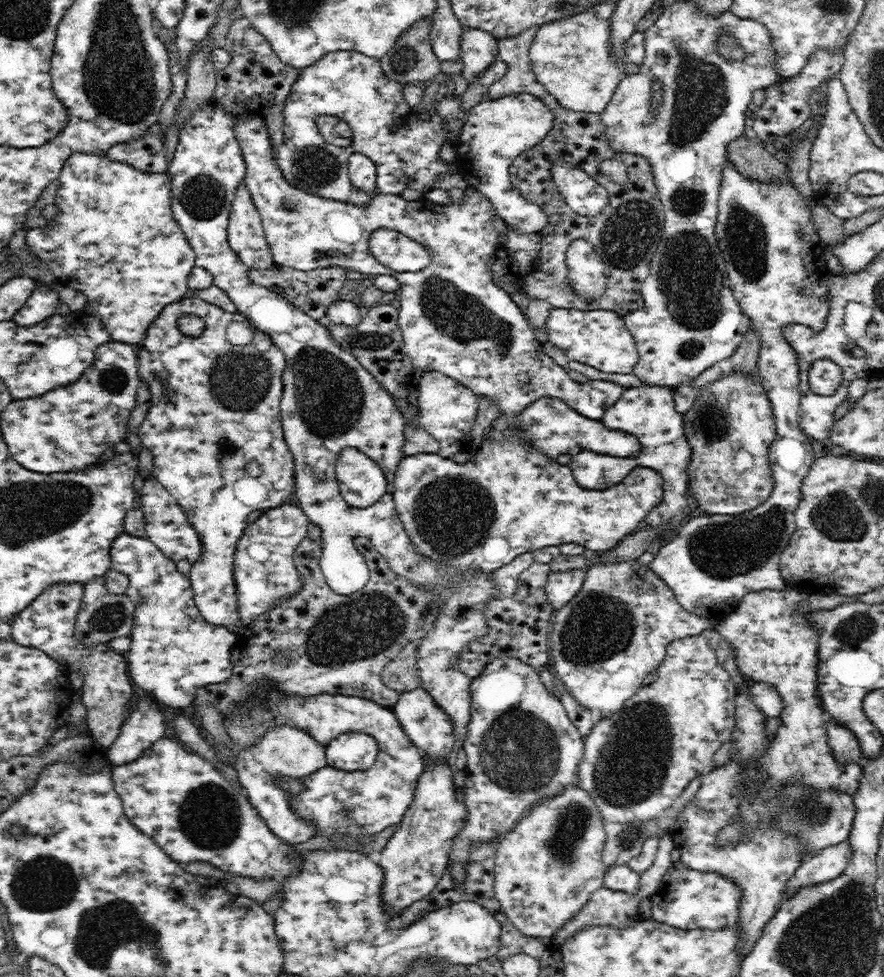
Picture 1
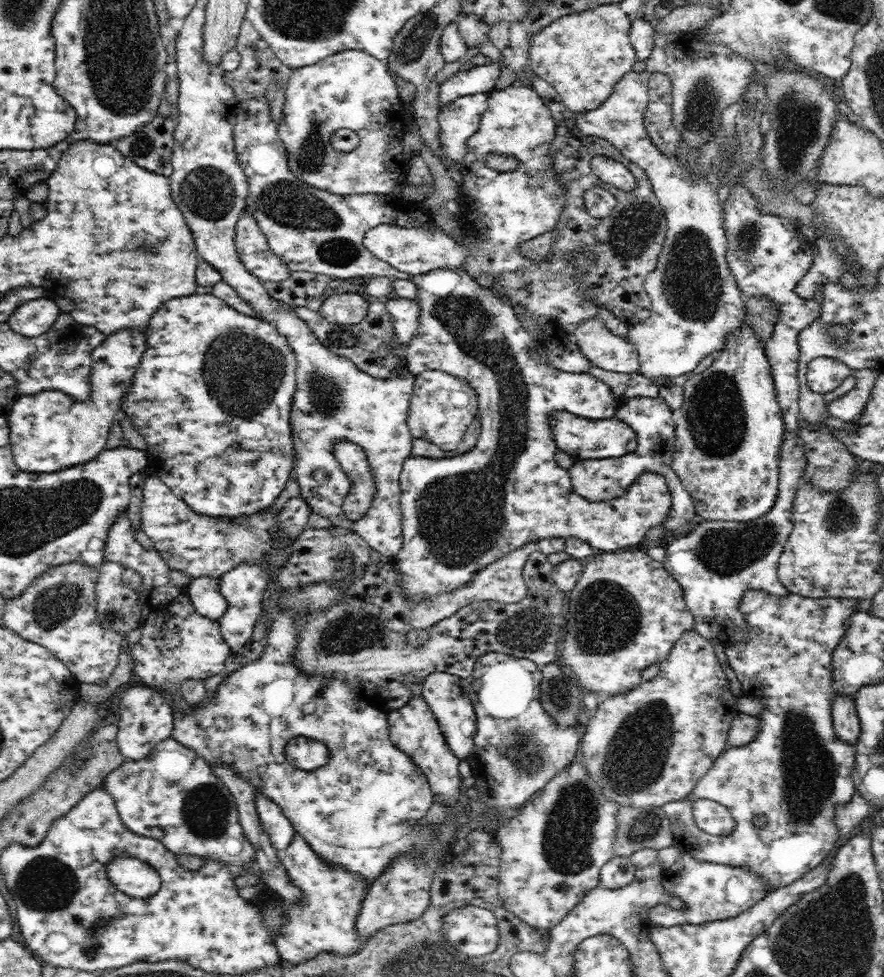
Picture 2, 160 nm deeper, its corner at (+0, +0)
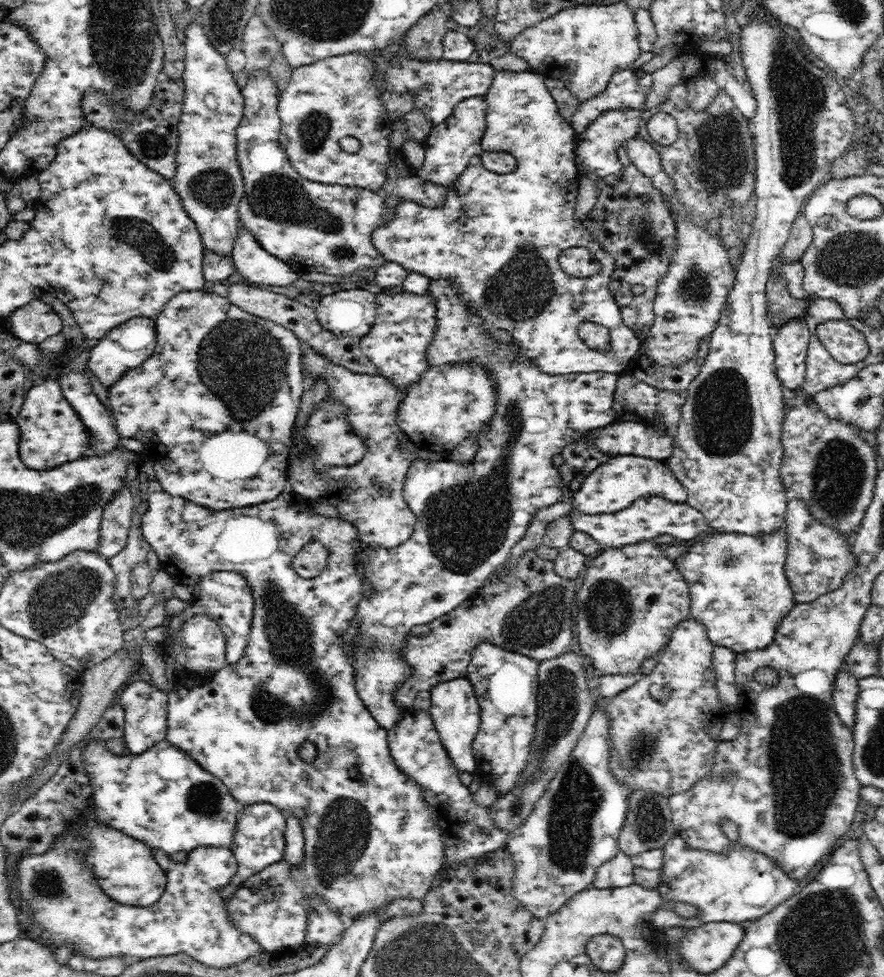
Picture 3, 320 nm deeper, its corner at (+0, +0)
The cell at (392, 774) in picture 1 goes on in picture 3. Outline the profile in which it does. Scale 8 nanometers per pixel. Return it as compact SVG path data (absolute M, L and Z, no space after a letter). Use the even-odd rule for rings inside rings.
M155 479L148 482L148 510L144 512L141 522L141 529L145 539L151 548L156 551L160 559L161 570L168 572L178 585L195 587L206 574L214 571L236 571L244 576L249 582L250 588L252 588L254 616L251 622L248 644L242 658L238 662L227 664L224 668L215 672L210 681L205 681L204 686L198 686L198 688L192 688L192 690L182 687L168 692L168 728L166 739L176 749L184 750L186 754L192 756L206 772L220 778L229 788L240 807L268 802L277 806L285 817L292 814L302 823L305 838L303 863L297 867L290 865L288 862L271 864L260 872L249 876L244 882L241 882L238 890L228 900L227 912L234 926L240 932L245 932L254 940L257 940L257 943L264 948L264 952L268 953L281 952L289 947L298 947L305 943L308 922L308 913L306 913L308 898L319 896L319 898L334 907L340 915L348 914L348 916L358 918L362 914L374 914L372 910L380 910L380 908L388 906L396 898L423 899L426 896L426 892L430 890L432 880L443 868L445 859L443 832L437 827L434 815L428 809L424 792L421 791L418 784L405 776L394 762L387 740L388 731L376 722L370 711L366 709L362 699L360 699L358 691L356 691L354 663L348 658L344 647L342 647L340 636L349 631L350 620L354 618L354 614L357 614L358 605L362 599L362 580L360 580L356 567L354 567L354 554L360 552L366 544L360 540L360 535L358 535L358 531L356 531L356 527L352 523L342 520L338 516L335 518L324 517L317 514L312 509L312 506L313 502L311 499L294 492L291 485L287 482L283 491L274 500L268 501L266 504L256 504L252 508L231 508L232 512L228 512L228 509L215 511L214 509L204 507L204 505L190 502L188 499L172 496ZM230 515L232 515L232 532L228 532L228 526L226 526ZM310 540L324 543L329 550L329 557L325 569L318 576L305 579L292 569L290 562ZM218 542L222 542L222 546L226 546L226 550L228 550L228 544L232 544L232 552L214 552L214 546ZM307 741L310 741L316 748L316 751L318 751L313 761L304 761L299 755L300 746L303 746L303 743Z

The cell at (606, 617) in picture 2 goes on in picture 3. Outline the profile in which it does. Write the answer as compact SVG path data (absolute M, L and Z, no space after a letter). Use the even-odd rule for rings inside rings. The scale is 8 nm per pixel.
M654 539L627 544L618 548L607 547L602 549L598 553L598 556L591 561L591 566L586 570L584 581L579 586L579 590L575 596L574 607L575 615L577 616L578 642L581 654L587 658L588 663L593 665L595 673L599 672L600 677L604 677L606 674L636 674L640 671L640 668L642 668L641 664L646 659L652 658L658 650L662 650L662 647L667 645L672 636L672 631L679 625L679 622L691 616L691 598L689 592L690 589L687 582L684 580L682 574L680 574L680 571L676 569L674 561L666 557L664 546L656 543Z

